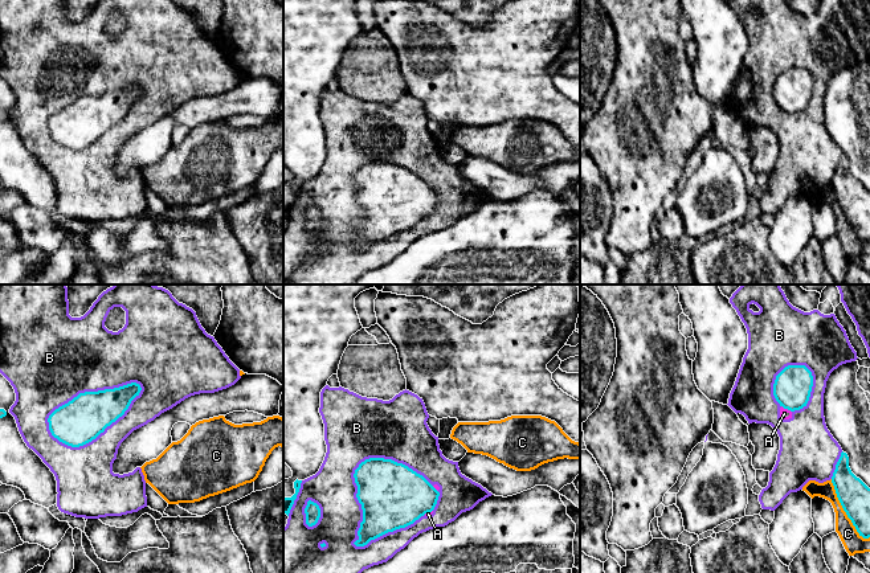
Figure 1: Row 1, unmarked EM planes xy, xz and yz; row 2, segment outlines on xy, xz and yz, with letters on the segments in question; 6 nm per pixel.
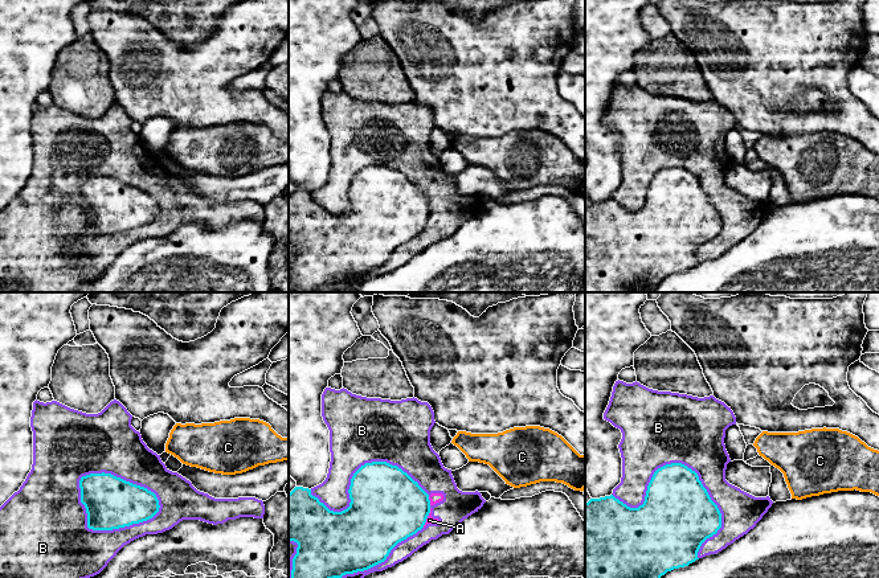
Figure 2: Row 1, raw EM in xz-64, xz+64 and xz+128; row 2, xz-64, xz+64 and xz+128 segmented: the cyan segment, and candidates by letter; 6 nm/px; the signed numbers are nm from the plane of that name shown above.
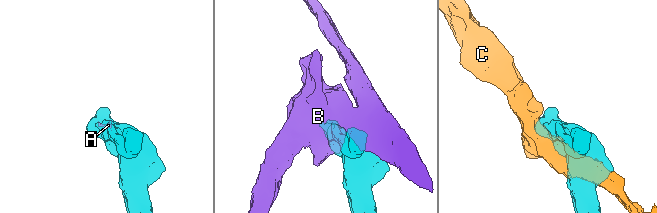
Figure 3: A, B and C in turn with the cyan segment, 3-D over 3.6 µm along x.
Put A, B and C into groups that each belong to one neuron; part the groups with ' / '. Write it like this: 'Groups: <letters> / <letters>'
Groups: A B / C

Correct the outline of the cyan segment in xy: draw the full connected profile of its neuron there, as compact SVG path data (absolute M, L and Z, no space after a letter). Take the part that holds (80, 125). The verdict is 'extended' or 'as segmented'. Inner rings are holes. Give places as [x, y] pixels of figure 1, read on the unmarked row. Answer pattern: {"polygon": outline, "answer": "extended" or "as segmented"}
{"polygon": "M131 86L114 93L79 97L49 119L49 134L68 150L83 150L122 120L140 94L139 87Z", "answer": "as segmented"}

